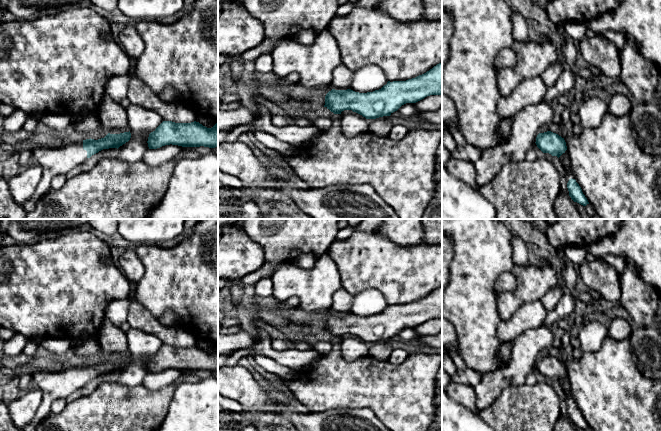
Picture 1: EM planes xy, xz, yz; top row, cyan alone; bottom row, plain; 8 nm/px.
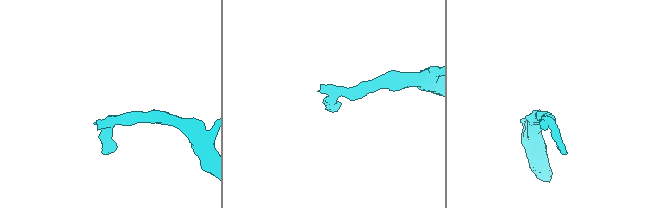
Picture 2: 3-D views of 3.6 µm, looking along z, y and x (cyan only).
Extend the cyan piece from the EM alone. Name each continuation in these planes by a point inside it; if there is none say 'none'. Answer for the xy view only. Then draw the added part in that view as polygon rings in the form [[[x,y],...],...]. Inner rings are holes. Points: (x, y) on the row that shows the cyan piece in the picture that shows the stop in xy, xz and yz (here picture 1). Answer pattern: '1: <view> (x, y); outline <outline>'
1: xy (61, 159); outline [[[75,140],[70,144],[58,144],[54,147],[39,147],[32,151],[32,156],[42,170],[42,179],[32,197],[22,206],[26,212],[35,209],[38,200],[51,188],[51,181],[58,174],[67,174],[87,158],[83,149],[83,140]]]

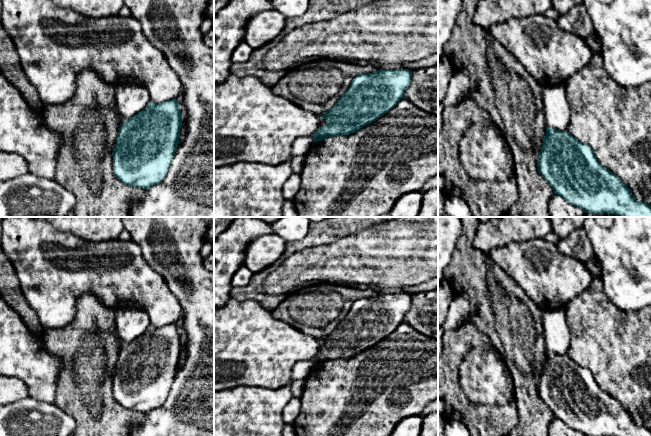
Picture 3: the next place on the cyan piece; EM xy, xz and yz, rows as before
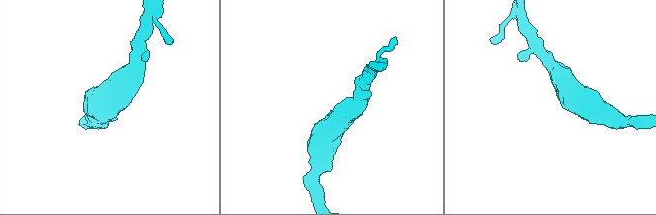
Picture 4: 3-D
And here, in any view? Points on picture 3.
none

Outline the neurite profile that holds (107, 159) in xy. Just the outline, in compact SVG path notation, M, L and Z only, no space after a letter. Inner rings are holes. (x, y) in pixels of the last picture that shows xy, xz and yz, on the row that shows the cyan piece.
M85 69L77 75L76 90L68 102L43 106L46 125L62 137L55 180L75 195L74 217L130 217L129 203L147 190L128 186L113 174L112 152L123 123L116 112L115 89L97 72Z

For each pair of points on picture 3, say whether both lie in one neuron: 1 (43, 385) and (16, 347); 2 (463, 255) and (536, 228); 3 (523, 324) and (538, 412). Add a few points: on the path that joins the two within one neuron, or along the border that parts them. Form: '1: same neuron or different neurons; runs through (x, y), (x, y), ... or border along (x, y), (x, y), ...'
1: same neuron; runs through (40, 376), (40, 372), (24, 356)
2: different neurons; border along (477, 227), (473, 245), (488, 254)
3: same neuron; runs through (523, 346), (525, 390)

